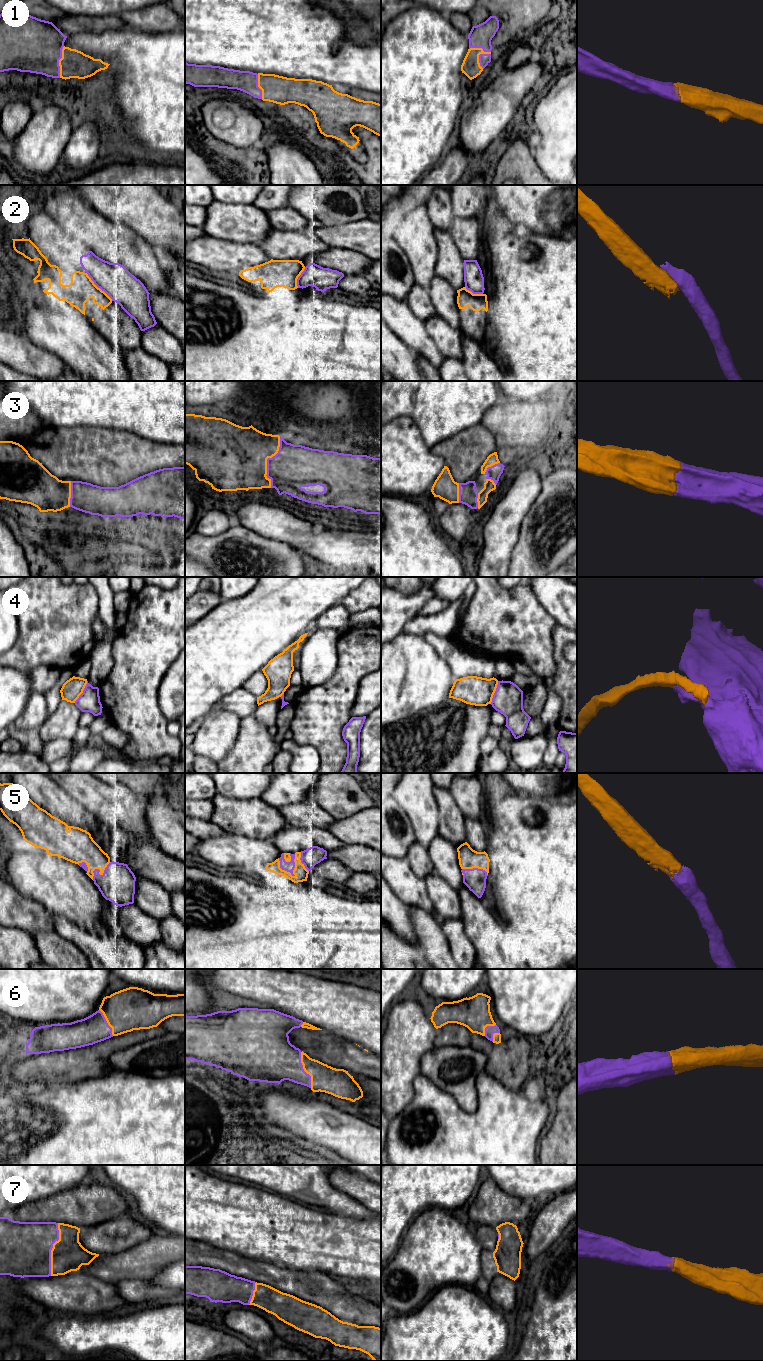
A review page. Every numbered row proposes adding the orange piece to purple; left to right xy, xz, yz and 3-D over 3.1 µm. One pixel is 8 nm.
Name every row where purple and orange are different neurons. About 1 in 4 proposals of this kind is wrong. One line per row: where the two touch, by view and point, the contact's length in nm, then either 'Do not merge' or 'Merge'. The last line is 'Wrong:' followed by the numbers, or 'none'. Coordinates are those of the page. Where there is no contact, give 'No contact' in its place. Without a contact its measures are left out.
1: Touches purple at yz (482, 54). Shared border 200 nm. Merge
2: Touches purple at xy (98, 287). Shared border 320 nm. Do not merge
3: Touches purple at xz (267, 461). Shared border 420 nm. Merge
4: Touches purple at yz (495, 692). Shared border 200 nm. Do not merge
5: Touches purple at xz (294, 865). Shared border 200 nm. Merge
6: Touches purple at xz (303, 1070). Shared border 300 nm. Merge
7: Touches purple at xy (51, 1249). Shared border 420 nm. Merge
Wrong: 2, 4

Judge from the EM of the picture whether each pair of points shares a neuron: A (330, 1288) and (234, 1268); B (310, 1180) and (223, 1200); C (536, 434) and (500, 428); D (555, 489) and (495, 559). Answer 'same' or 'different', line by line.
A: same
B: different
C: same
D: different

